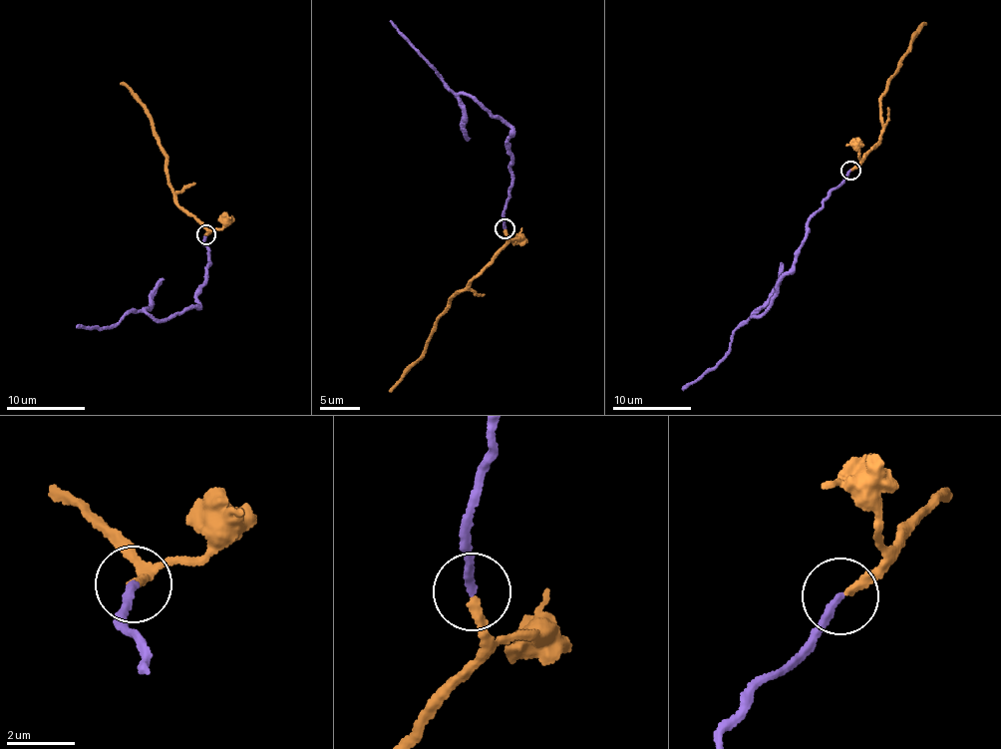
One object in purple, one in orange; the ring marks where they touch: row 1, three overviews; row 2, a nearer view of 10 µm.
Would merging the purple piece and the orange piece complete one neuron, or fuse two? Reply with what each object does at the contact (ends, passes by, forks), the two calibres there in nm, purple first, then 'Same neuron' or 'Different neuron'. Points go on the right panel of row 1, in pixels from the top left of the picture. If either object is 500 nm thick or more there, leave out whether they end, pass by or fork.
At the ring purple ends. At the ring orange ends. Thickness 220 nm (purple) against 240 nm. Same neuron

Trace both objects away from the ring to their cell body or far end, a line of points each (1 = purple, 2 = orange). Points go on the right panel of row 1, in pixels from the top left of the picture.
1: (849, 170), (809, 219), (807, 237), (775, 298), (733, 333), (730, 348), (709, 372), (681, 389)
2: (851, 170), (862, 163), (862, 158), (880, 138), (881, 94), (916, 28), (925, 23)

